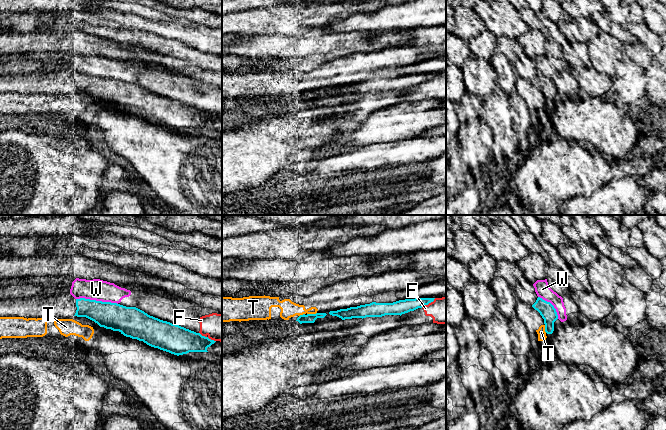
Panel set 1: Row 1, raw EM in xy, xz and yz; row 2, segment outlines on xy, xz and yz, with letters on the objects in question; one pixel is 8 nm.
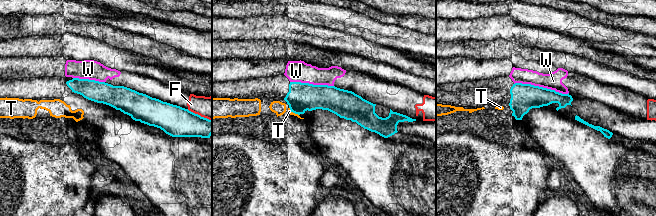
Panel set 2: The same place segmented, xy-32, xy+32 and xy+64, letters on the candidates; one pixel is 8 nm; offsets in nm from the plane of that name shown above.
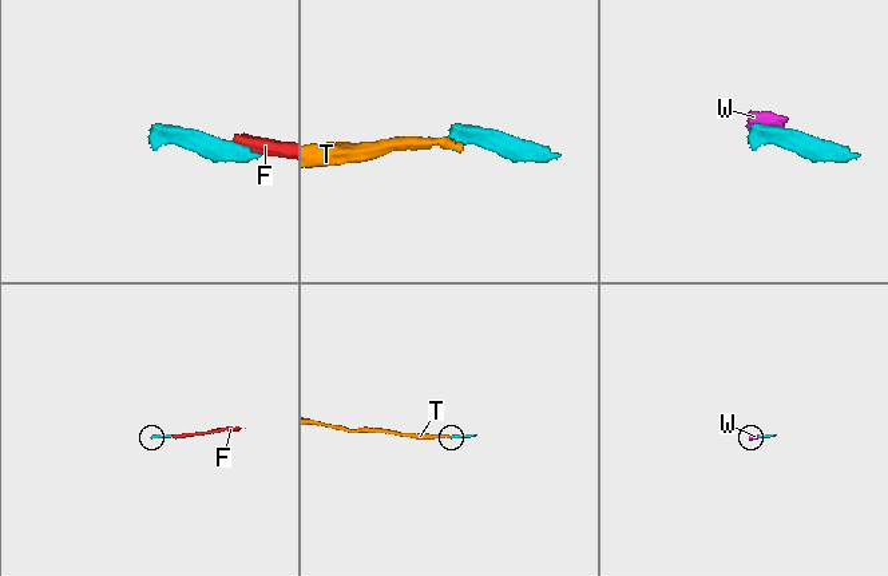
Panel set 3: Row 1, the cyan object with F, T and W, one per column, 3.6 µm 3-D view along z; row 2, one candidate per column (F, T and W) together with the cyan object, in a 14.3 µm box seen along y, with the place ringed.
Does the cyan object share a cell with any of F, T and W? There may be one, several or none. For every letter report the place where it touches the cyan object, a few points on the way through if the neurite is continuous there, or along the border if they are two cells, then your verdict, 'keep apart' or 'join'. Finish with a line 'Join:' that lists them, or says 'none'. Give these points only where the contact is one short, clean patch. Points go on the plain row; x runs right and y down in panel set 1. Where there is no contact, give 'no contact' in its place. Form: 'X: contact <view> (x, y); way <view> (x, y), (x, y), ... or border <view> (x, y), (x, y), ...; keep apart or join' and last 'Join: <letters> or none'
F: contact xz (428, 79); border xz (435, 74), (421, 83); keep apart
T: contact xz (311, 90); join
W: contact xy (97, 77); border xy (76, 74), (110, 77), (117, 80); keep apart
Join: T

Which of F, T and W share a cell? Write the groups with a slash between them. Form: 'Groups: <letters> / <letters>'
Groups: F W / T

